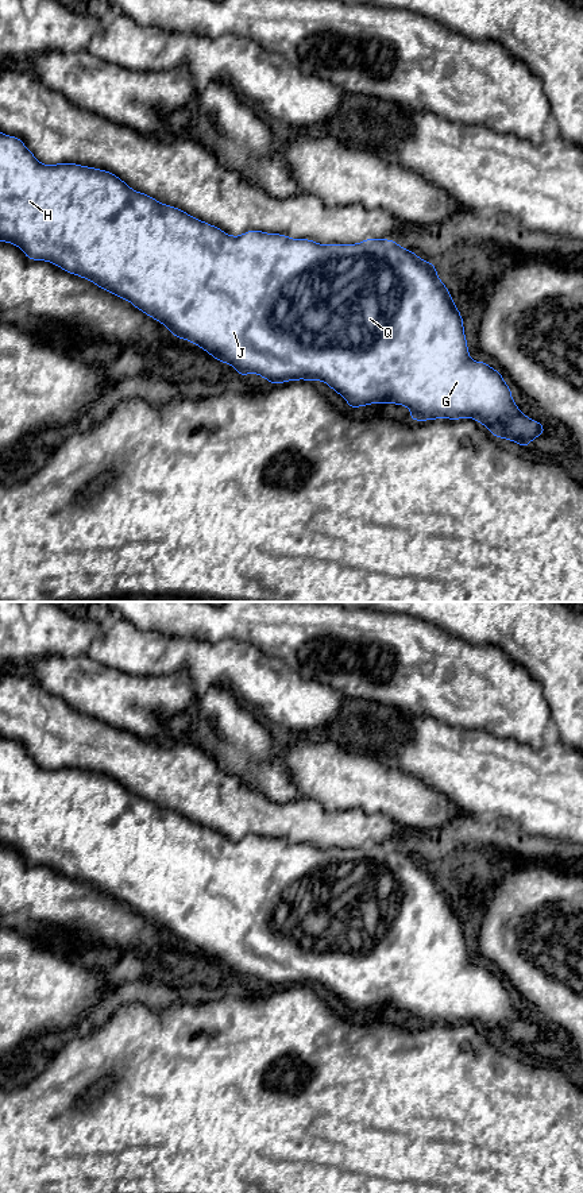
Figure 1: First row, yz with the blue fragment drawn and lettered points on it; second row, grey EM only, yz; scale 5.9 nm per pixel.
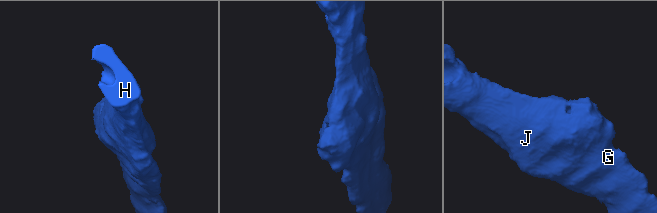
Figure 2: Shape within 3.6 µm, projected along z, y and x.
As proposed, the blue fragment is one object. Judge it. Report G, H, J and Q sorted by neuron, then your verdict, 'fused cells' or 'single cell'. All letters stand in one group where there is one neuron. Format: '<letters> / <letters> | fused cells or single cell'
G H J Q | single cell

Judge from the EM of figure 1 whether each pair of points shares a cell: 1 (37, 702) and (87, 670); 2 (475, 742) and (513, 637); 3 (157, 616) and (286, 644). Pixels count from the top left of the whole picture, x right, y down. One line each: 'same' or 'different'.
1: different
2: different
3: same

